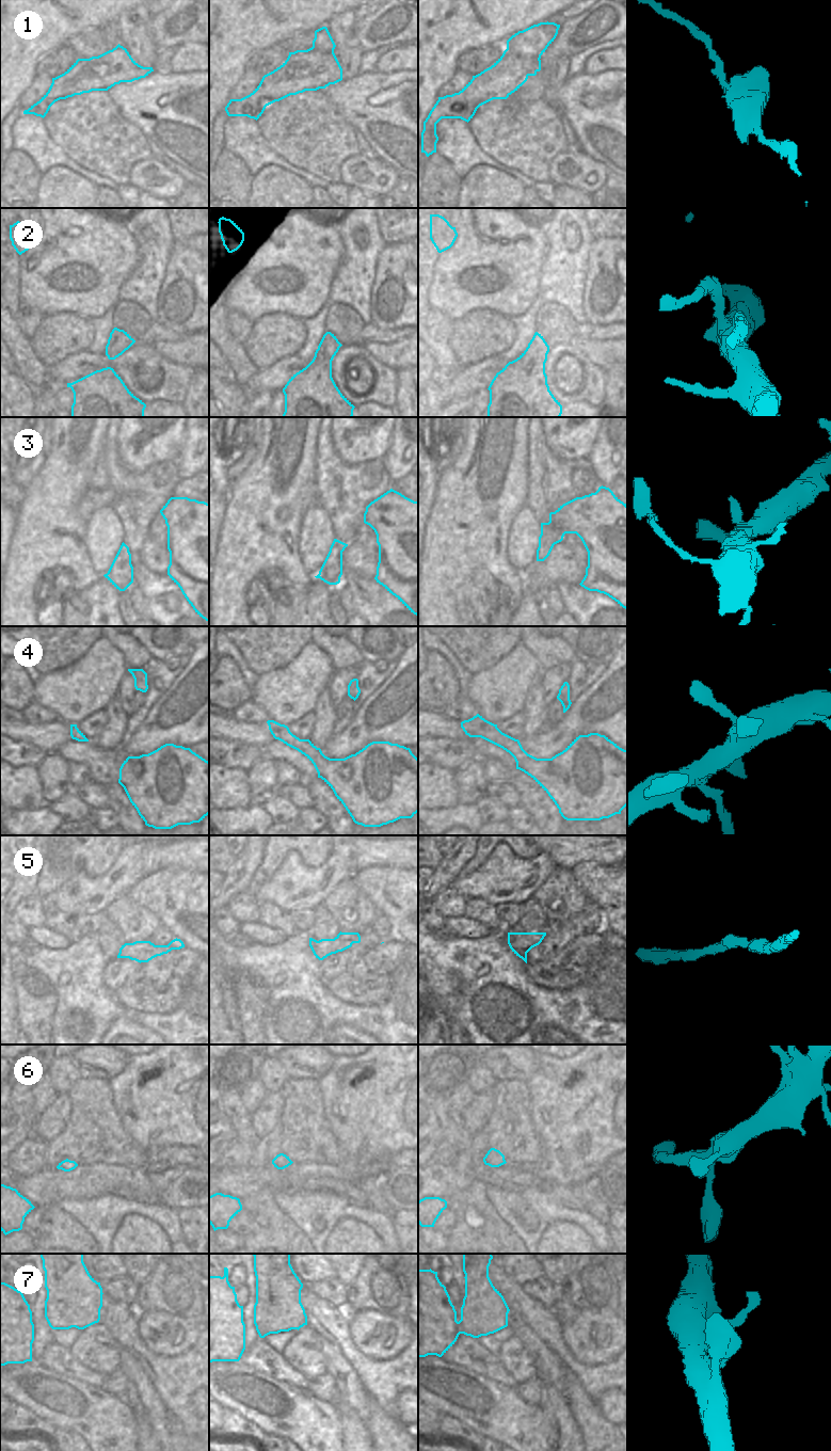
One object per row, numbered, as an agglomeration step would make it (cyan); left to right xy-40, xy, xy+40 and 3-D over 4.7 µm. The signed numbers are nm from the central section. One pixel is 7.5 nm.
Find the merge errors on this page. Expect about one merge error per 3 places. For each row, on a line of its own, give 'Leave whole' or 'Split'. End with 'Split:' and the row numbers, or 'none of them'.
1: Split
2: Split
3: Leave whole
4: Leave whole
5: Leave whole
6: Leave whole
7: Leave whole
Split: 1, 2.

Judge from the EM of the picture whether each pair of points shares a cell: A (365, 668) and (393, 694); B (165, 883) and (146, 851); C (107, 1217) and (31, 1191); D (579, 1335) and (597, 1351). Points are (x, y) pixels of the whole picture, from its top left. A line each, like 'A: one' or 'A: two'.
A: two
B: two
C: two
D: one

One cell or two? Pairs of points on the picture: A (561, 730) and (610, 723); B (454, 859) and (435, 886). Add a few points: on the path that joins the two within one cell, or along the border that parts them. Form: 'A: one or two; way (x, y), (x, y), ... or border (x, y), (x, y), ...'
A: one; way (573, 723), (598, 723)
B: one; way (451, 865), (442, 879)

